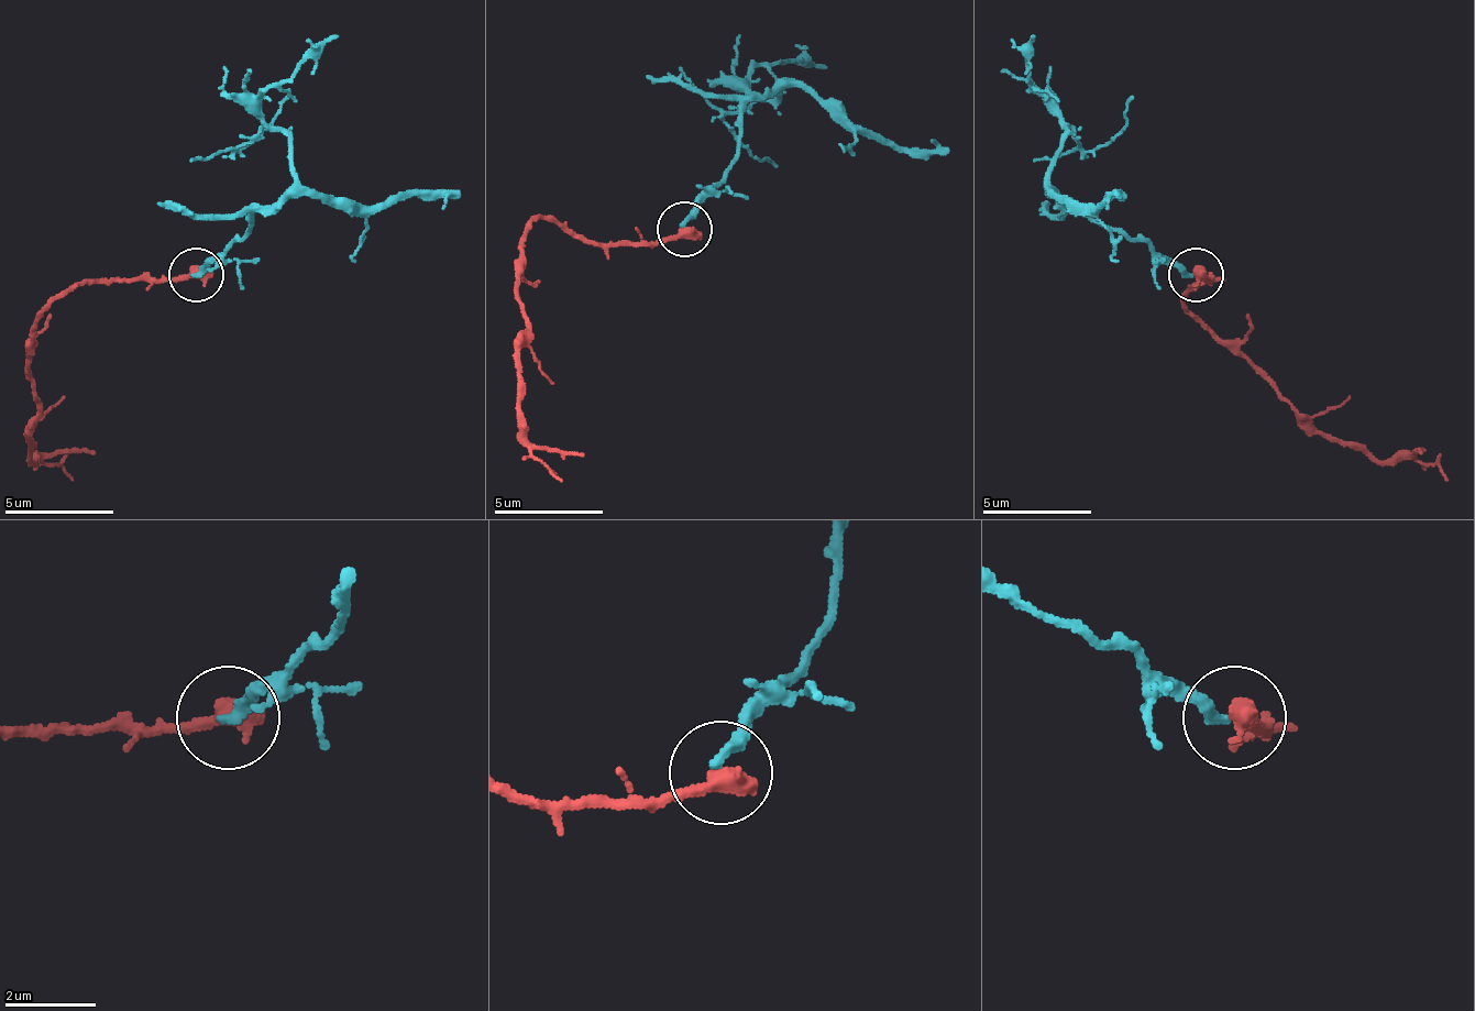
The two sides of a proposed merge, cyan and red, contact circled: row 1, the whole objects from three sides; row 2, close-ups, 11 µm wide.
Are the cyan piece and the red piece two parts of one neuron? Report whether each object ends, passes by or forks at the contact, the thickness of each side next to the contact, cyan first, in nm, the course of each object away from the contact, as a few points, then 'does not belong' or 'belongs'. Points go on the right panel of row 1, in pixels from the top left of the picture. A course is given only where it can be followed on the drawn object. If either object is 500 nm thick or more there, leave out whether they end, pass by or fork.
calibres 260 and 550 nm; course cyan (1195, 273), (1129, 234), (1074, 212), (1052, 185), (1057, 146), (1068, 130), (1090, 152), (1123, 125), (1134, 98); course red (1195, 273), (1211, 278), (1206, 278), (1184, 300), (1320, 432), (1375, 454), (1424, 454); does not belong

